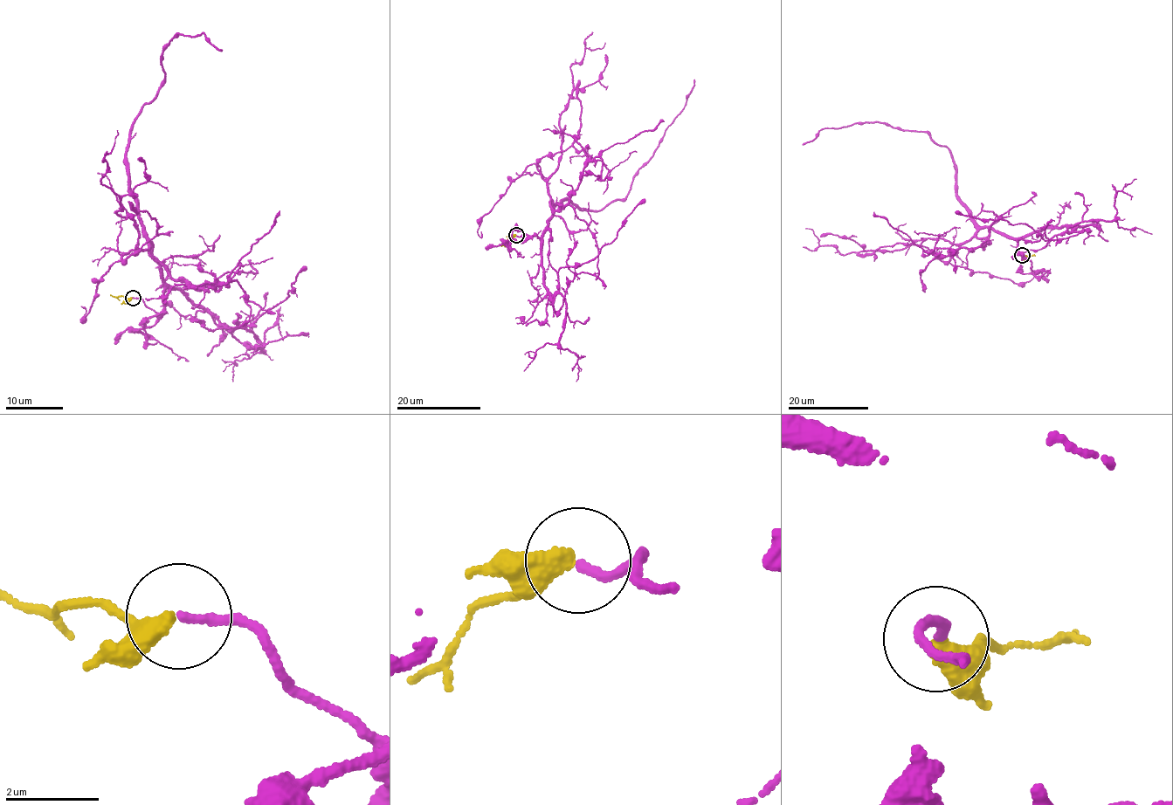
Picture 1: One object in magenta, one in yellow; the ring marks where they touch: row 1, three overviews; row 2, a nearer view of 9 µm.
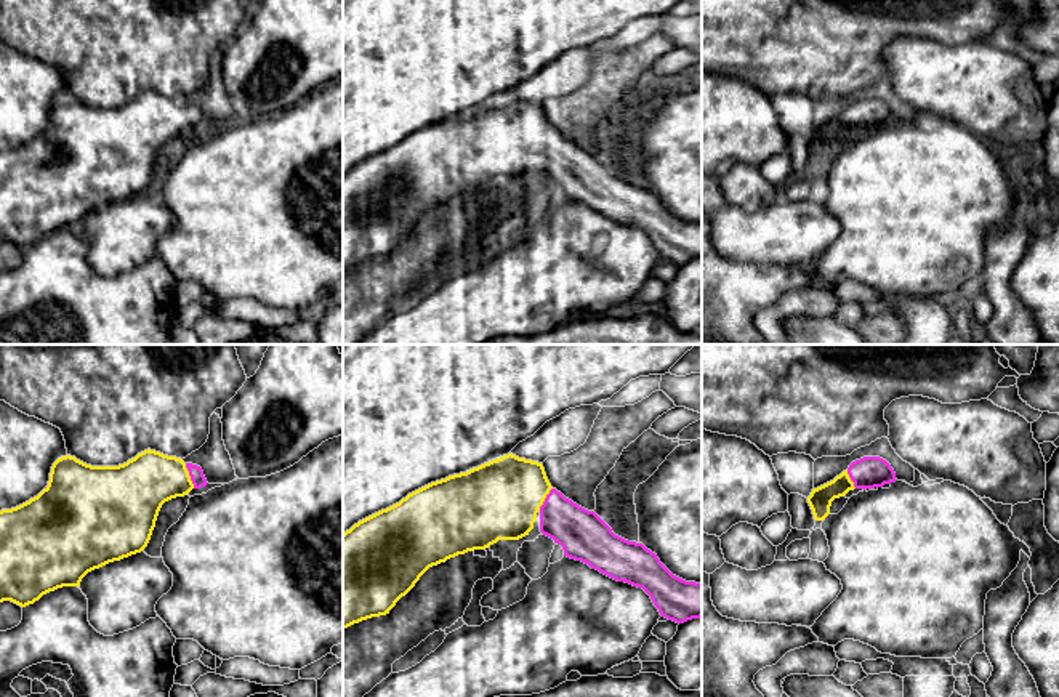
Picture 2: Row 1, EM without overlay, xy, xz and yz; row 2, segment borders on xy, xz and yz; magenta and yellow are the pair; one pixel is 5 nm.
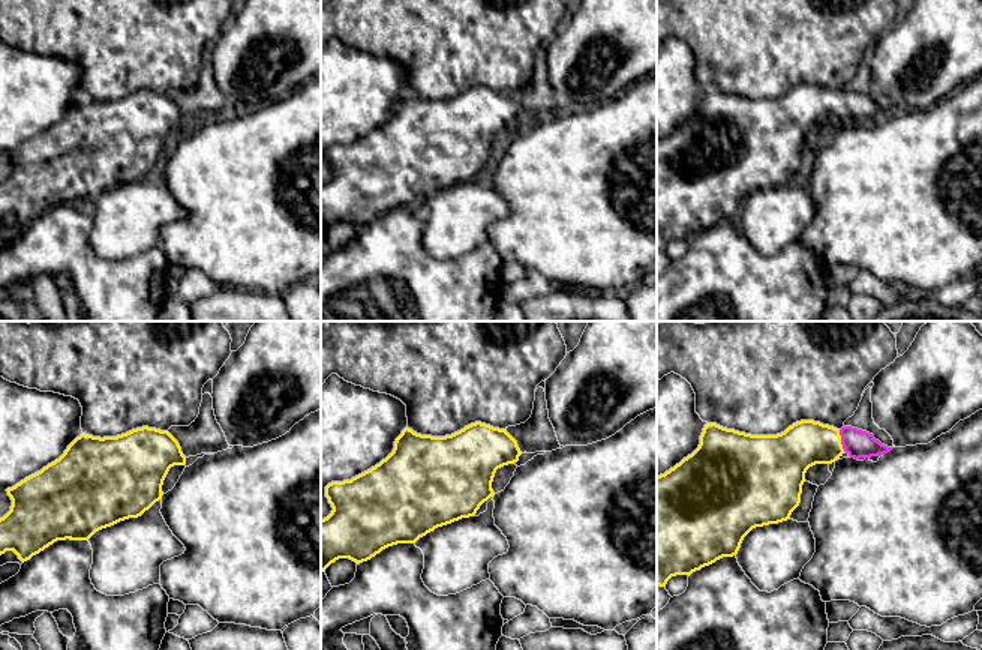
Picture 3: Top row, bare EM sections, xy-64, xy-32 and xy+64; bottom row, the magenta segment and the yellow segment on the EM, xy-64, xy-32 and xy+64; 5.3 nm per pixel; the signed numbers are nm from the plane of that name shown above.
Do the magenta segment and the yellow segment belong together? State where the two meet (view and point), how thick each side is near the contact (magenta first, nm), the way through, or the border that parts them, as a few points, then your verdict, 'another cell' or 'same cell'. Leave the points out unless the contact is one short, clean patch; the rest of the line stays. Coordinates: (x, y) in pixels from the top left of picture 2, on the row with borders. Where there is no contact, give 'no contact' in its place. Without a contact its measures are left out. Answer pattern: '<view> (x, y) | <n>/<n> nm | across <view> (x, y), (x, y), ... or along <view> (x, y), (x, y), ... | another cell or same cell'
xy (189, 475) | 70/280 nm | across xy (196, 473), (189, 475), (153, 478), (143, 484) | same cell

